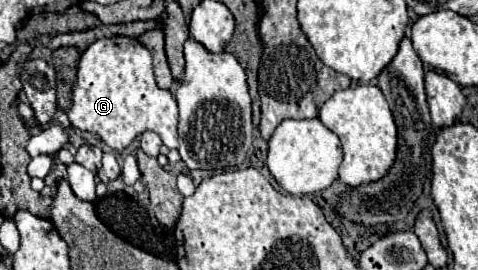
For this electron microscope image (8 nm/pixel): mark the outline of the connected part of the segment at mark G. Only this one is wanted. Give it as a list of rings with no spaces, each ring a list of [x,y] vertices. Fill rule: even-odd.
[[[118,35],[116,39],[98,39],[88,45],[88,49],[82,53],[80,63],[78,63],[78,79],[72,89],[72,107],[68,111],[68,119],[74,129],[88,131],[100,135],[100,139],[112,147],[114,151],[124,151],[138,135],[144,131],[154,131],[160,135],[162,143],[168,149],[178,149],[178,105],[176,99],[168,89],[160,89],[154,79],[152,71],[152,55],[142,43],[134,37],[124,37]]]

